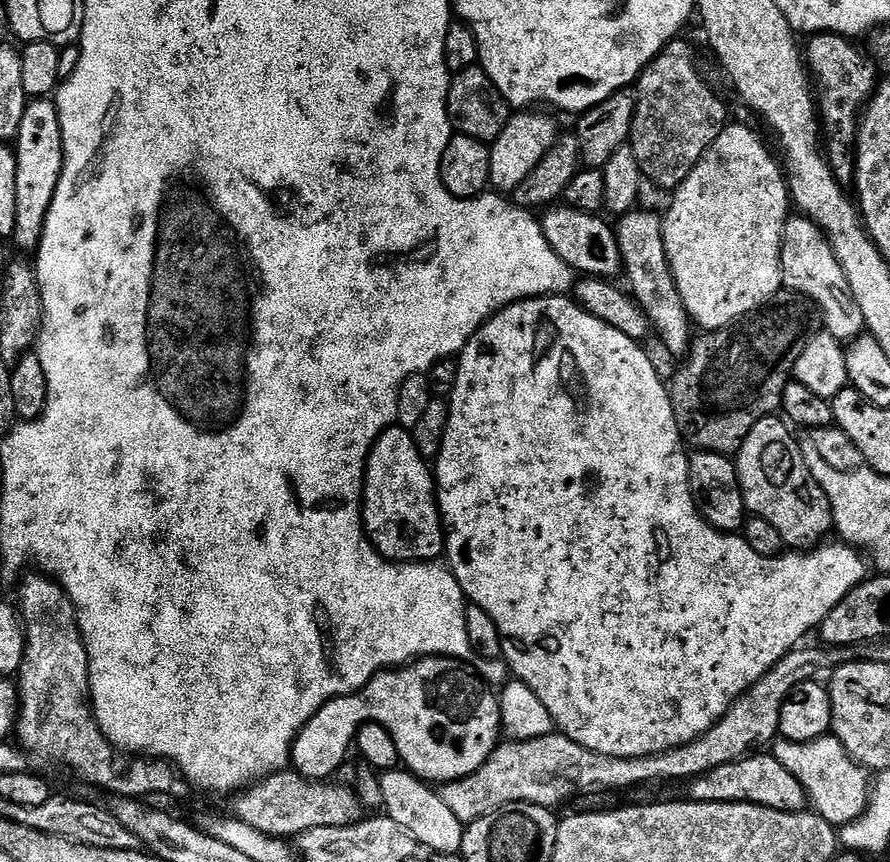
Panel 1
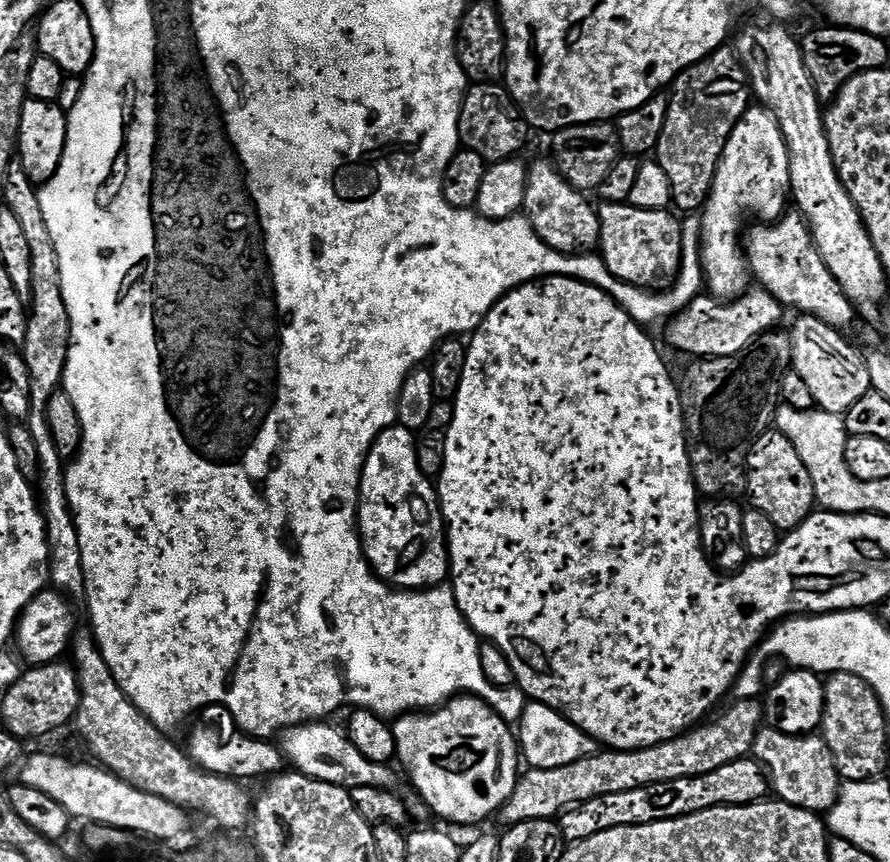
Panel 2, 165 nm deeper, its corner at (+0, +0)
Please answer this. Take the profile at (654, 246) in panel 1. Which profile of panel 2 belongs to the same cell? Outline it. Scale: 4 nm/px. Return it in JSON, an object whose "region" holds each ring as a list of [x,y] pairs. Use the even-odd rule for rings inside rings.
{"region":[[[601,203],[597,207],[598,255],[610,274],[635,288],[649,290],[663,289],[675,281],[680,270],[680,234],[669,214],[667,209],[641,209],[629,203]]]}

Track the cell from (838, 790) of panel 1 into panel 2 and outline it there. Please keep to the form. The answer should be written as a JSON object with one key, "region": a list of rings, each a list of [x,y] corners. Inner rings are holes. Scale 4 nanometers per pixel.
{"region":[[[764,726],[756,735],[751,755],[764,769],[775,799],[783,800],[790,806],[801,807],[802,810],[817,814],[827,814],[840,796],[840,772],[836,769],[832,751],[826,746],[823,735],[787,736]]]}

